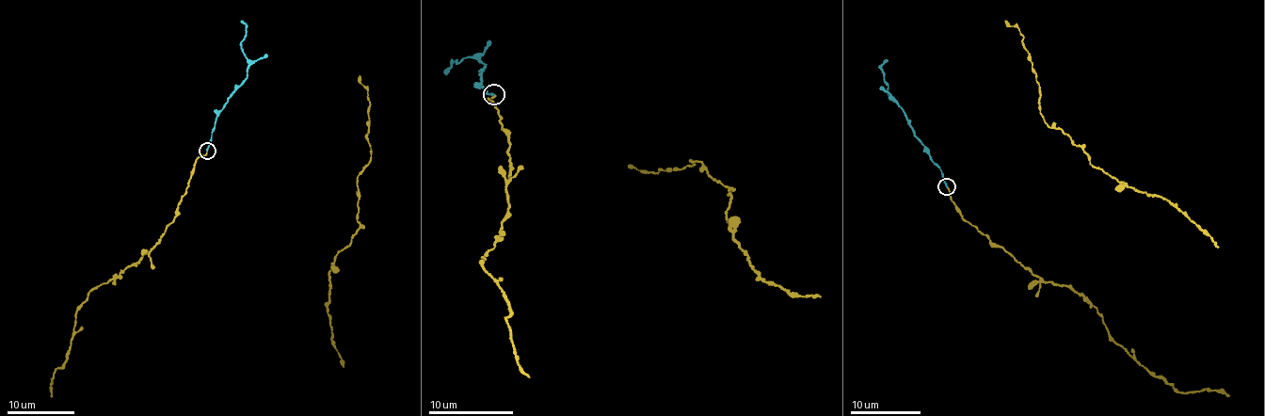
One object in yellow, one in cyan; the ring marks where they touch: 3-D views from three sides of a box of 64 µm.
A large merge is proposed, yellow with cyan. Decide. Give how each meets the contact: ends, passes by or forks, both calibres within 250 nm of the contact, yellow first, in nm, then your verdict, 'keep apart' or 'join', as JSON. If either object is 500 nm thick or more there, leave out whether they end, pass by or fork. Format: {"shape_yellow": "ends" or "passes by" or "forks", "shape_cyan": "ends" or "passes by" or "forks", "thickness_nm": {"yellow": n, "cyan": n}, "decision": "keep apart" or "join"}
{"shape_yellow": "ends", "shape_cyan": "ends", "thickness_nm": {"yellow": 140, "cyan": 170}, "decision": "join"}

